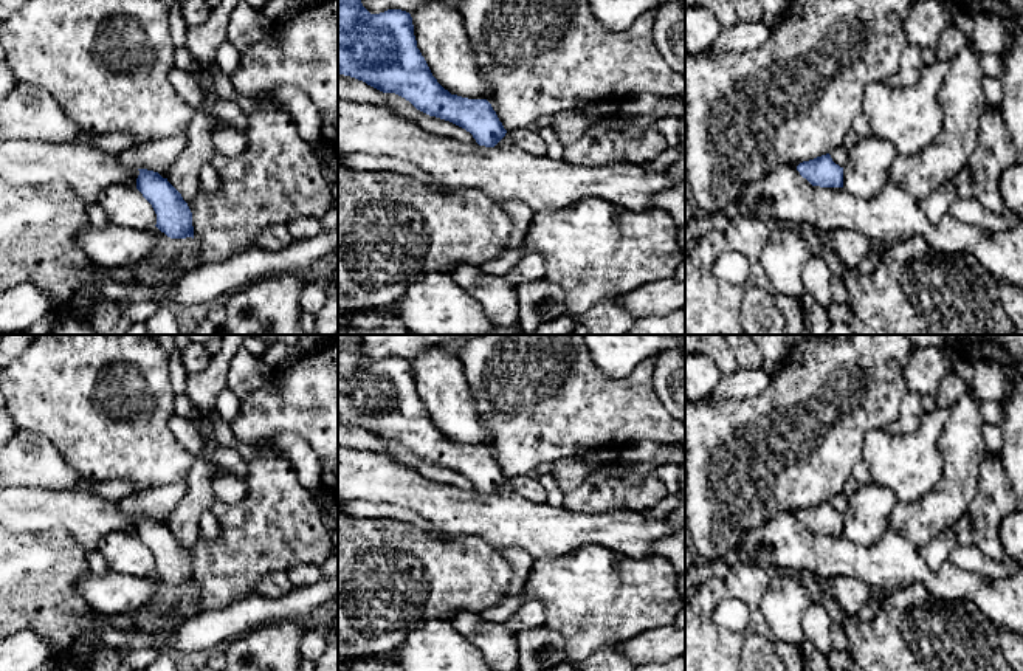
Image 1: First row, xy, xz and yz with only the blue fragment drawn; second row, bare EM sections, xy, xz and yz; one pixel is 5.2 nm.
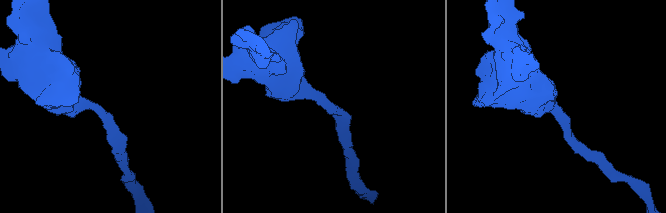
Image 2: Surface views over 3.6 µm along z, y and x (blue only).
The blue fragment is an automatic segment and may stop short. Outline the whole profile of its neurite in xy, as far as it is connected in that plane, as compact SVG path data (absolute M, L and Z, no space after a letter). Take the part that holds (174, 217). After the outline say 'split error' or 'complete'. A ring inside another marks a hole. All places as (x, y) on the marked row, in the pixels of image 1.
M138 170L136 189L152 205L155 226L170 239L194 239L192 212L181 194L158 172Z; complete

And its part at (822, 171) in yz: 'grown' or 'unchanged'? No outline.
unchanged

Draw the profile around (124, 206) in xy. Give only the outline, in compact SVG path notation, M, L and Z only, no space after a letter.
M113 184L99 194L96 203L104 209L112 225L133 229L147 229L157 225L152 205L138 189Z

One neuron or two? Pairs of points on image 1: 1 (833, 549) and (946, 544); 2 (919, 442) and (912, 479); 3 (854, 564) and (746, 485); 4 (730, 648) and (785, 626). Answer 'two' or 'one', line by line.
1: two
2: one
3: two
4: two

